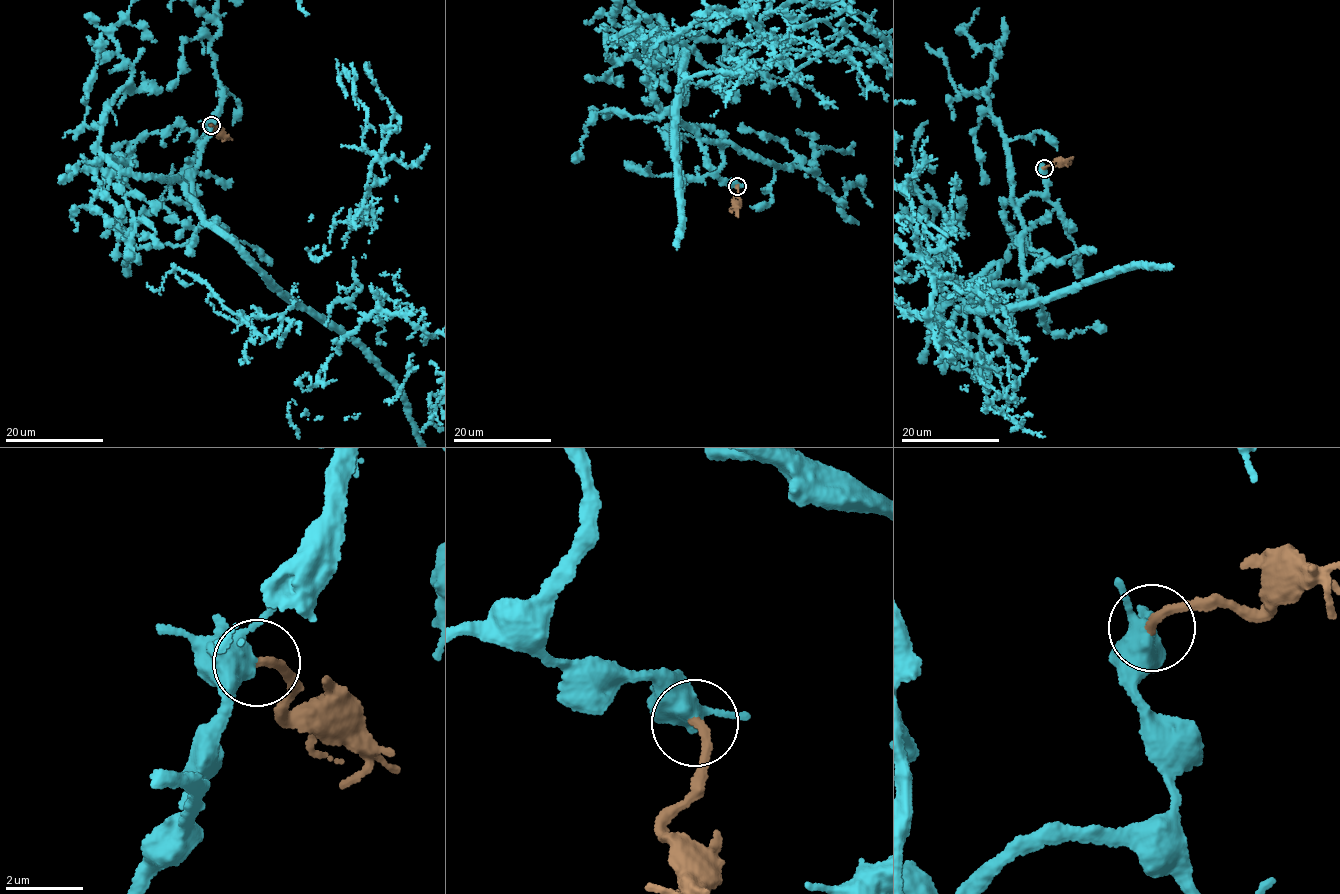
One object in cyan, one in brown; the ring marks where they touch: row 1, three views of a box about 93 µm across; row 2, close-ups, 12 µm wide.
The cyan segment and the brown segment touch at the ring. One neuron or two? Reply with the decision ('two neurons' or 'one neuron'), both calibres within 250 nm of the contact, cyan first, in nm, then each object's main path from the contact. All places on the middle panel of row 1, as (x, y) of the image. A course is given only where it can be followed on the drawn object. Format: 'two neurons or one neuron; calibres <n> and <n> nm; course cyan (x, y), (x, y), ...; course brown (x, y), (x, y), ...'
one neuron; calibres 400 and 220 nm; course brown (737, 186), (738, 194), (733, 200), (737, 216)

